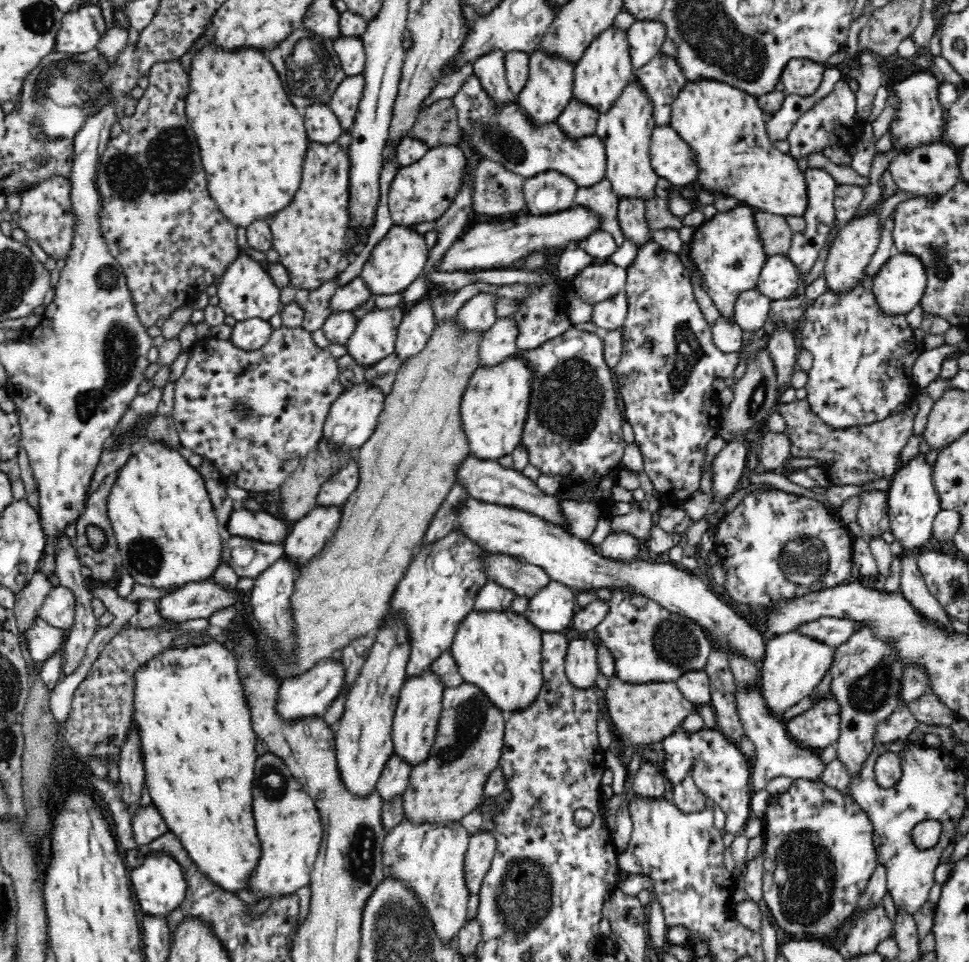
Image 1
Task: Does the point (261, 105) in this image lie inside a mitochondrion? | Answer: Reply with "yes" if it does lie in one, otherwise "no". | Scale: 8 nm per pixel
no

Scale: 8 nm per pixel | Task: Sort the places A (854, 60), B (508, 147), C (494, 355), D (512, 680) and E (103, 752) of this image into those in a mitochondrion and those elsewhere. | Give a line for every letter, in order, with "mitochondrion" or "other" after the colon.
A: other
B: mitochondrion
C: other
D: other
E: other

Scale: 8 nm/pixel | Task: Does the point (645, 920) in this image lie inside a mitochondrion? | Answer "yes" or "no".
no

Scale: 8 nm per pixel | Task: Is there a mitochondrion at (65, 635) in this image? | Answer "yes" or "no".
no

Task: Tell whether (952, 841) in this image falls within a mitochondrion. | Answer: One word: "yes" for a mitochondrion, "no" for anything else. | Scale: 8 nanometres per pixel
no

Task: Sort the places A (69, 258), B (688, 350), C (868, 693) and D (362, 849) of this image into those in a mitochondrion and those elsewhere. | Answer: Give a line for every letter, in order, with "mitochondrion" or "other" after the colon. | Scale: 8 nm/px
A: other
B: mitochondrion
C: mitochondrion
D: mitochondrion

